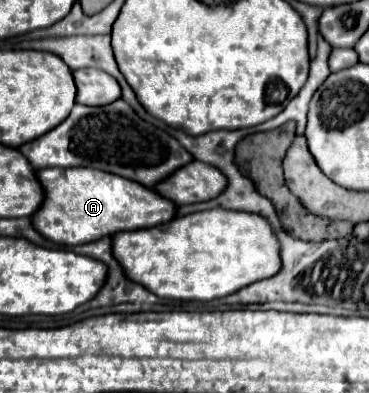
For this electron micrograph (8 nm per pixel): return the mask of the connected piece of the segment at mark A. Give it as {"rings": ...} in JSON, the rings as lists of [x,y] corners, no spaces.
{"rings":[[[40,169],[38,179],[46,189],[44,205],[32,215],[34,227],[50,241],[60,245],[84,245],[100,237],[112,237],[120,231],[144,229],[168,223],[176,217],[178,205],[156,195],[156,191],[114,173],[100,169]]]}

